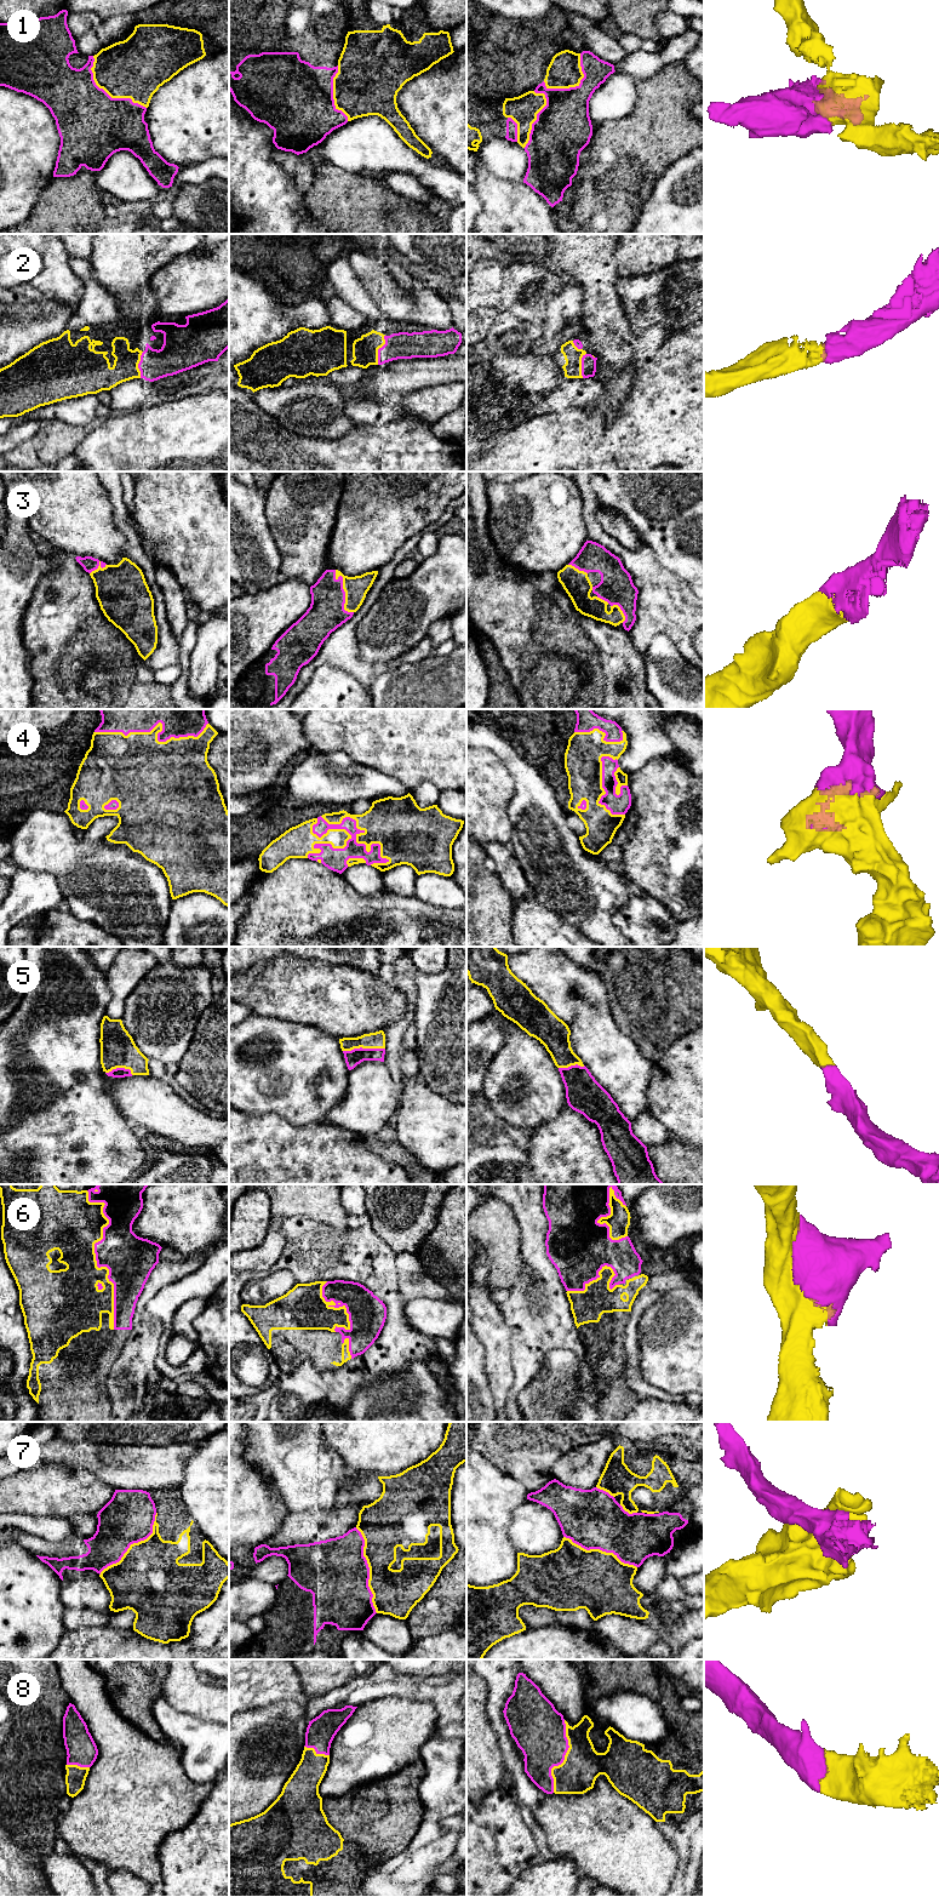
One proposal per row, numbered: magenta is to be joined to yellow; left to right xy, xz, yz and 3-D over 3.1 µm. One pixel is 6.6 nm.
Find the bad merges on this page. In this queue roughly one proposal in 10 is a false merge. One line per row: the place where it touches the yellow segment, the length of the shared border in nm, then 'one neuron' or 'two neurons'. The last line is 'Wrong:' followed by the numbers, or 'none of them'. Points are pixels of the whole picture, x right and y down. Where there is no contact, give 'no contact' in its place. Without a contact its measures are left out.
1: contact xy (107, 92); length 500 nm; one neuron
2: contact xz (378, 348); length 200 nm; one neuron
3: contact xz (344, 590); length 320 nm; one neuron
4: contact xz (356, 839); length 550 nm; one neuron
5: contact xz (364, 1047); length 280 nm; one neuron
6: contact xy (95, 1257); length 950 nm; one neuron
7: contact xz (370, 1570); length 600 nm; two neurons
8: contact yz (565, 1758); length 480 nm; one neuron
Wrong: 7

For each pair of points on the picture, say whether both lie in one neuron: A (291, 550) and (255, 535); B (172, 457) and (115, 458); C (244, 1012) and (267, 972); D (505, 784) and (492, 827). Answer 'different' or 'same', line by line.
A: different
B: same
C: different
D: same

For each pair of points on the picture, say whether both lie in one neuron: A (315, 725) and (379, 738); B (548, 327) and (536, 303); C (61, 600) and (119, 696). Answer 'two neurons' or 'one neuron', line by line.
A: one neuron
B: two neurons
C: one neuron

